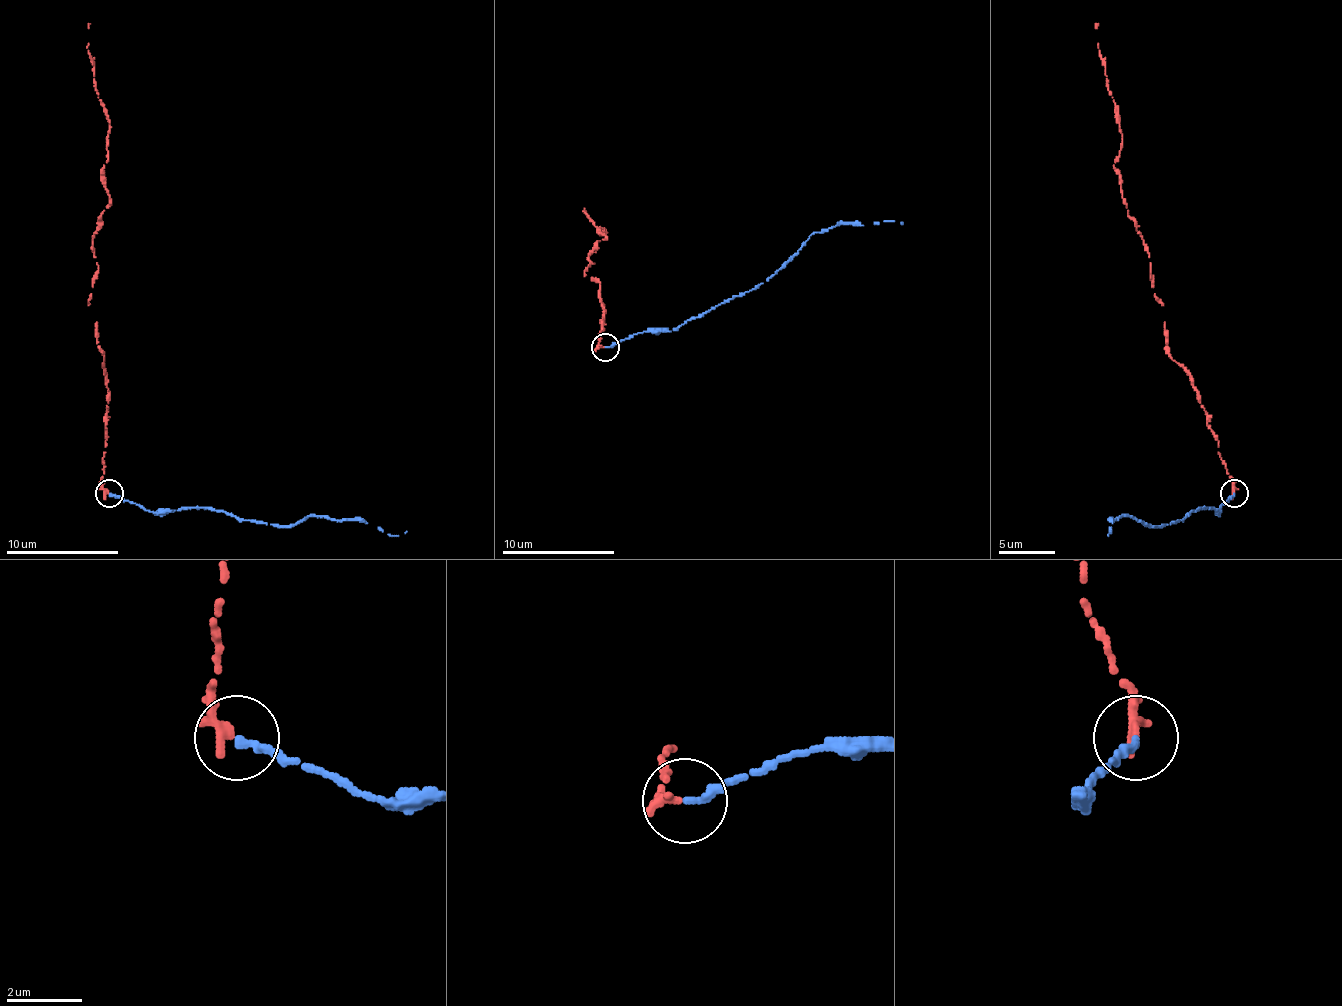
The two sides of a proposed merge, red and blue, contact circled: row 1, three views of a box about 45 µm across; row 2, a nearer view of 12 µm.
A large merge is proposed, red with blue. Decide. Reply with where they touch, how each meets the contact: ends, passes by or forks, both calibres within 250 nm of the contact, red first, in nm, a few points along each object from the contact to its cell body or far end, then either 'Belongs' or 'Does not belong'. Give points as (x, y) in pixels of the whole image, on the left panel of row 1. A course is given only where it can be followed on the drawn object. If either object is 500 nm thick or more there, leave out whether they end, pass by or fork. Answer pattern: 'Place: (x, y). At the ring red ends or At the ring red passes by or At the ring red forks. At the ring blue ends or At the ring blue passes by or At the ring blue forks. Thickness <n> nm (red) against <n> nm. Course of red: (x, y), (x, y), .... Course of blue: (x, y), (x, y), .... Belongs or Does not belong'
Place: (109, 493). At the ring red ends. At the ring blue ends. Thickness 320 nm (red) against 240 nm. Course of red: (109, 494), (109, 403), (89, 301), (92, 236), (109, 202), (109, 120), (94, 89), (89, 24). Course of blue: (109, 494), (148, 511), (213, 508), (259, 522), (295, 525), (318, 516), (363, 519), (391, 536), (406, 531). Does not belong

